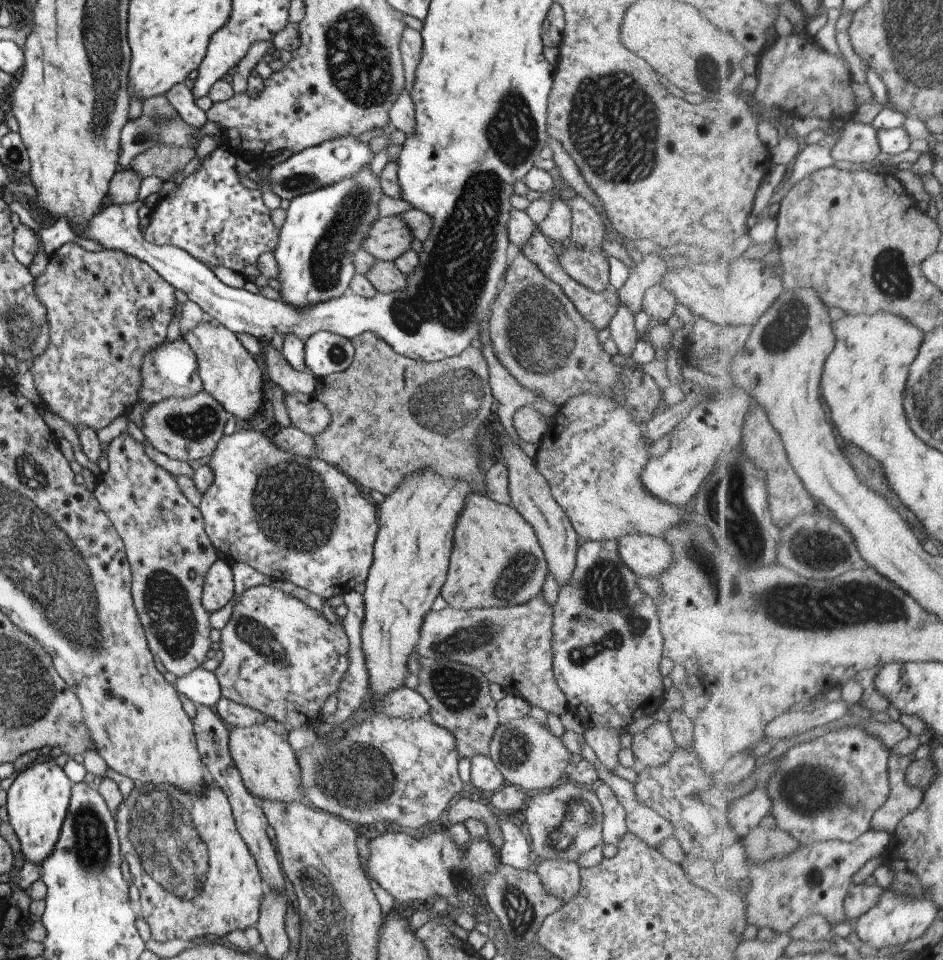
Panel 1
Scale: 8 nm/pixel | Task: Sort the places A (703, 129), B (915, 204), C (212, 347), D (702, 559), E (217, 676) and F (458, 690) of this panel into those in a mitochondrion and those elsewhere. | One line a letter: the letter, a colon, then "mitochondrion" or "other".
A: other
B: other
C: other
D: mitochondrion
E: other
F: mitochondrion

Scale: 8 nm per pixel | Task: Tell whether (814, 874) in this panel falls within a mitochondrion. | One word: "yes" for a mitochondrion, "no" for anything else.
yes

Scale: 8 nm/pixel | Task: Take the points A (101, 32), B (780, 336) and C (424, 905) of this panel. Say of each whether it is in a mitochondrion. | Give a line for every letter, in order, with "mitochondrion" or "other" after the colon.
A: mitochondrion
B: mitochondrion
C: other

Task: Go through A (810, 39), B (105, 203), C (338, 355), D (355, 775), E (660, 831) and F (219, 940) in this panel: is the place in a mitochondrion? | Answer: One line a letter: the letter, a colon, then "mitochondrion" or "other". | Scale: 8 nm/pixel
A: other
B: other
C: mitochondrion
D: mitochondrion
E: other
F: other

